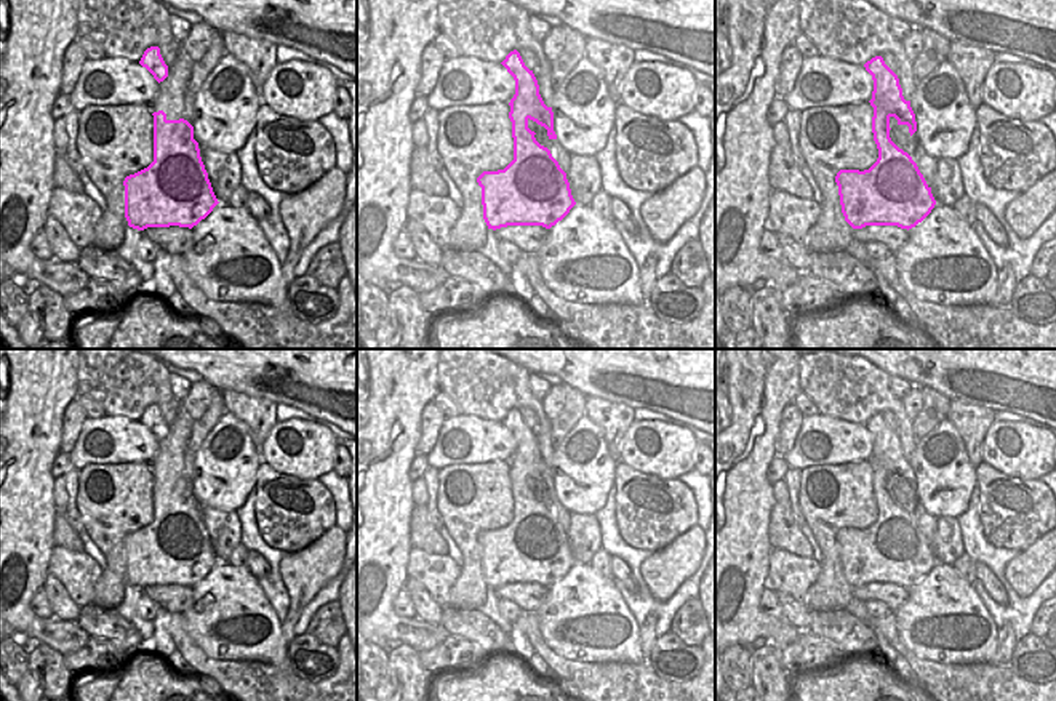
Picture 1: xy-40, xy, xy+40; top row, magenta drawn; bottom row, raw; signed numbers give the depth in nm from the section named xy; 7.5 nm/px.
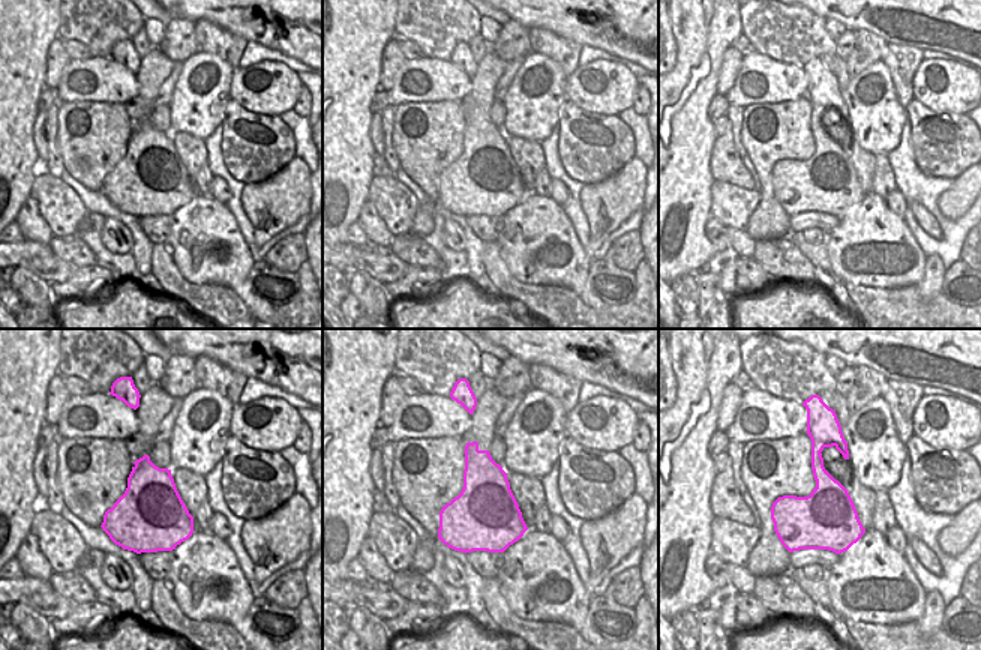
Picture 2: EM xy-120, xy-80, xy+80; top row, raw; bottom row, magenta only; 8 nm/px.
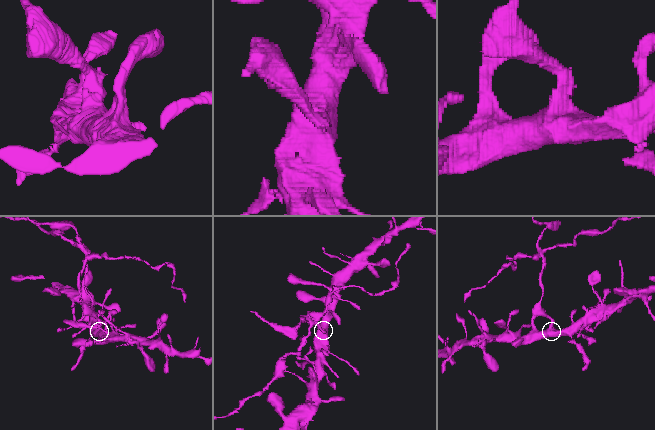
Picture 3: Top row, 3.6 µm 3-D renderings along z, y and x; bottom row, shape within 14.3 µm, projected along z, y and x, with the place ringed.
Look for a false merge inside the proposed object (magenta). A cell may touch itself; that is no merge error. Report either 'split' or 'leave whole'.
split

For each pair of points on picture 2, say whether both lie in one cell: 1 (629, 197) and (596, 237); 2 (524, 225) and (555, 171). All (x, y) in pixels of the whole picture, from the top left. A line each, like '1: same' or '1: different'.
1: same
2: different

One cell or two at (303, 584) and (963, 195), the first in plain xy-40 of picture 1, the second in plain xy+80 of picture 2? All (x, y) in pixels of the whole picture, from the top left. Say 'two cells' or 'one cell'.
one cell

